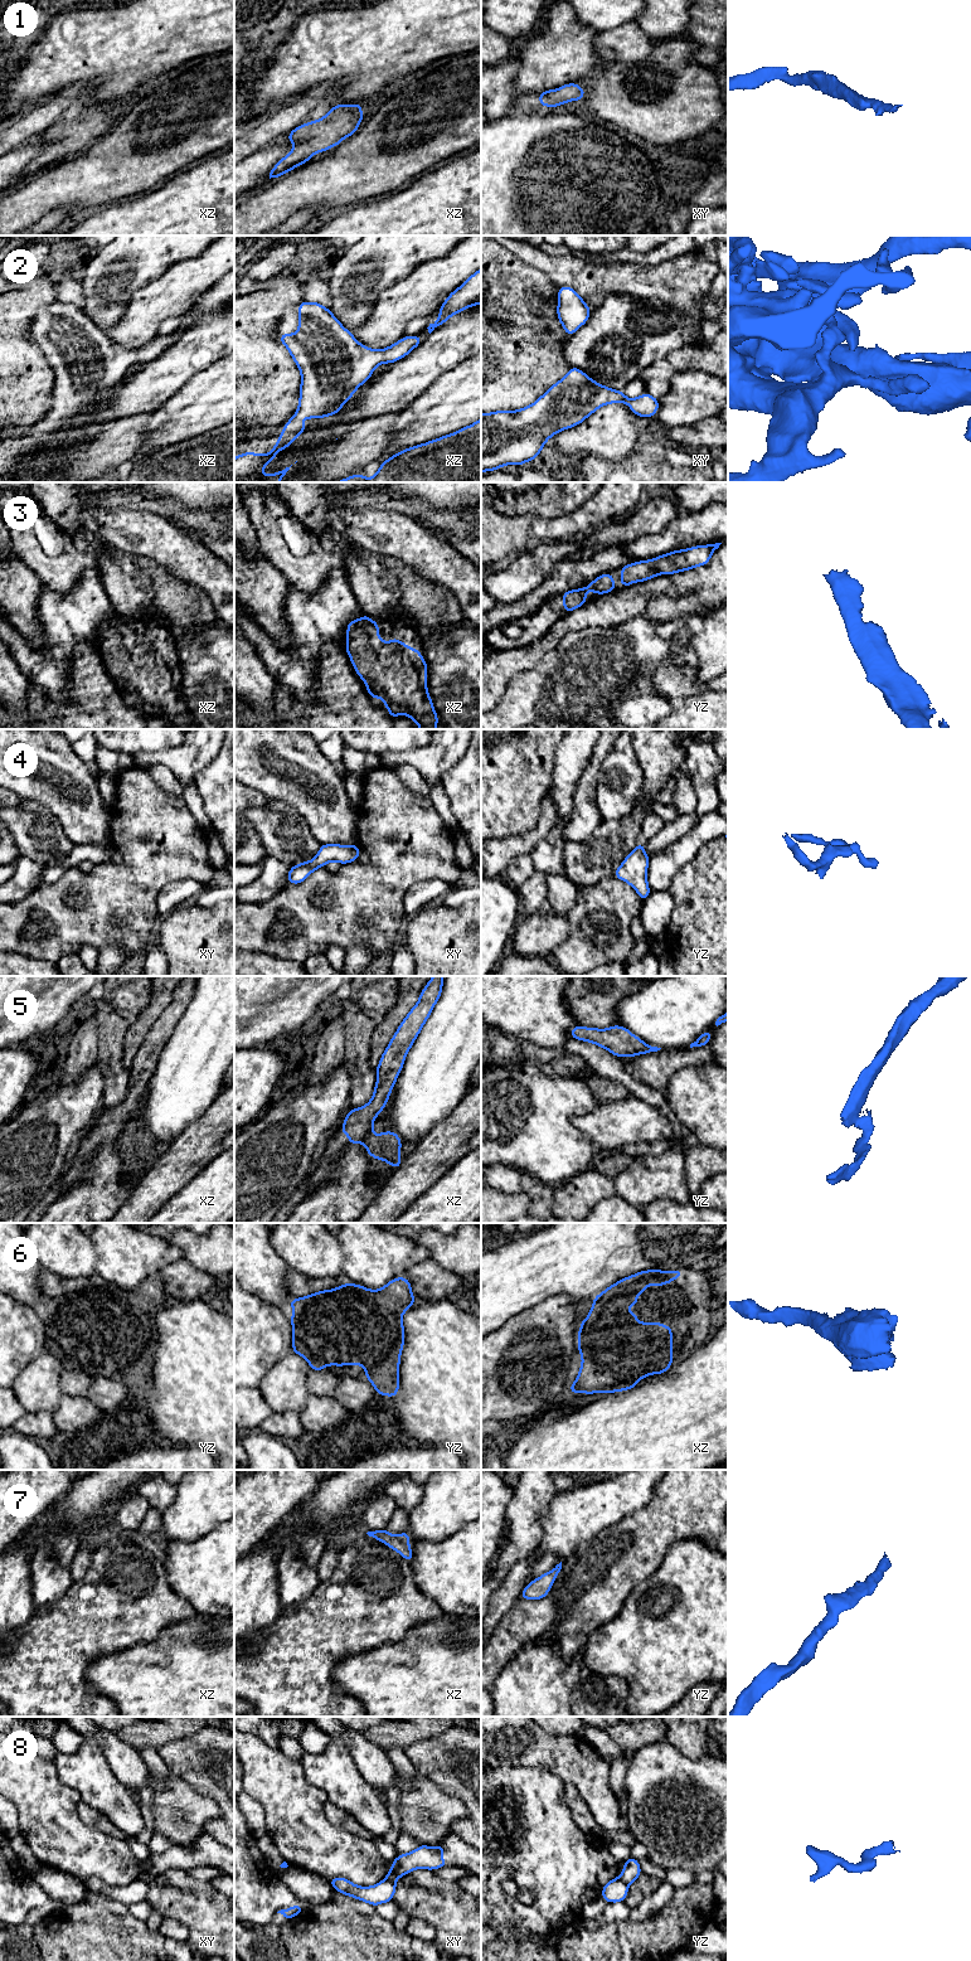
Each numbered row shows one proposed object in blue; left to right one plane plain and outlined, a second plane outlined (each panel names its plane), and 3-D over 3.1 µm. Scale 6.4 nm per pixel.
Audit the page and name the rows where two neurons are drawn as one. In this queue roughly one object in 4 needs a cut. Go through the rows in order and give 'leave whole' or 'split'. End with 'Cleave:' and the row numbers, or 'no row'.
1: leave whole
2: leave whole
3: leave whole
4: leave whole
5: split
6: leave whole
7: leave whole
8: split
Cleave: 5, 8

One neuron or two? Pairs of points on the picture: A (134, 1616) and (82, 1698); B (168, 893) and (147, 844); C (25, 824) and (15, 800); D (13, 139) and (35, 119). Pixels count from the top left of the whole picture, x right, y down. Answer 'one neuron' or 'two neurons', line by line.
A: one neuron
B: two neurons
C: two neurons
D: one neuron

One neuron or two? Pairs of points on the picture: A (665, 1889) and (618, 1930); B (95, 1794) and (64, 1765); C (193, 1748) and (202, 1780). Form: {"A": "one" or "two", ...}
{"A": "two", "B": "one", "C": "one"}

